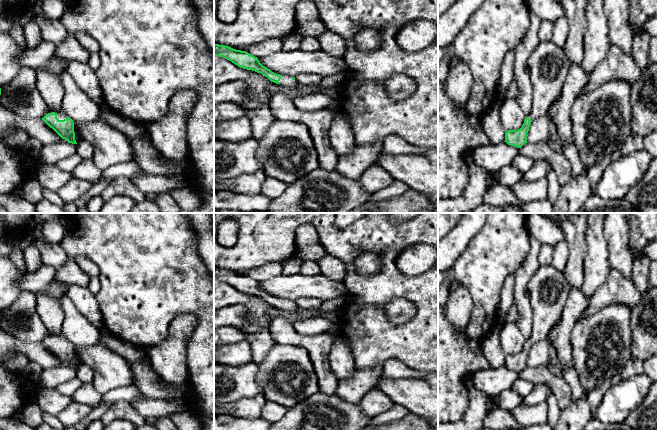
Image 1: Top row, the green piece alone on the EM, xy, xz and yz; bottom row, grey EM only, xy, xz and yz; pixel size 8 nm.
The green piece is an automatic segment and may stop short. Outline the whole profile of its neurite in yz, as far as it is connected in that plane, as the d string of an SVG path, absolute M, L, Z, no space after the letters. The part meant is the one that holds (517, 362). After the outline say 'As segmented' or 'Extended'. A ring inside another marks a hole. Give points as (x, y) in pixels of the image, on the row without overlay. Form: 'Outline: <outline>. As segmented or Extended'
Outline: M547 340L536 342L533 345L526 341L520 353L506 355L504 366L508 369L521 372L525 367L548 367L550 362L549 343Z. Extended

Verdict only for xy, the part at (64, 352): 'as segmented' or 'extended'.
extended

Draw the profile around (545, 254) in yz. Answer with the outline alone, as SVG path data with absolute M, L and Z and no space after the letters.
M542 245L538 255L539 265L551 265L553 246Z

